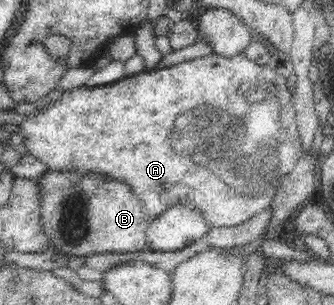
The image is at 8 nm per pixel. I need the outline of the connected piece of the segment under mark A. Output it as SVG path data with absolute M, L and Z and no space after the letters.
M209 53L201 58L181 62L169 68L155 68L126 76L113 84L94 87L81 85L70 88L58 96L55 102L35 115L25 115L19 122L19 134L23 145L36 160L45 164L53 172L77 172L81 174L95 172L119 179L127 184L134 196L140 199L145 211L156 219L171 206L191 206L204 216L210 228L235 228L254 218L256 214L269 208L273 199L267 194L243 198L233 186L221 182L215 174L207 172L205 166L191 162L189 158L175 154L169 146L173 122L185 110L199 106L203 102L213 102L221 90L235 86L251 86L257 80L267 80L267 72L259 64L249 60L244 53L225 58Z

